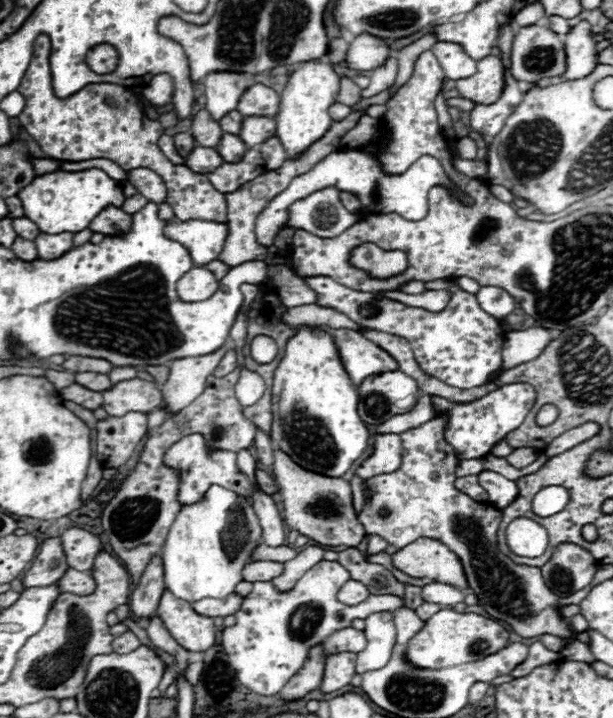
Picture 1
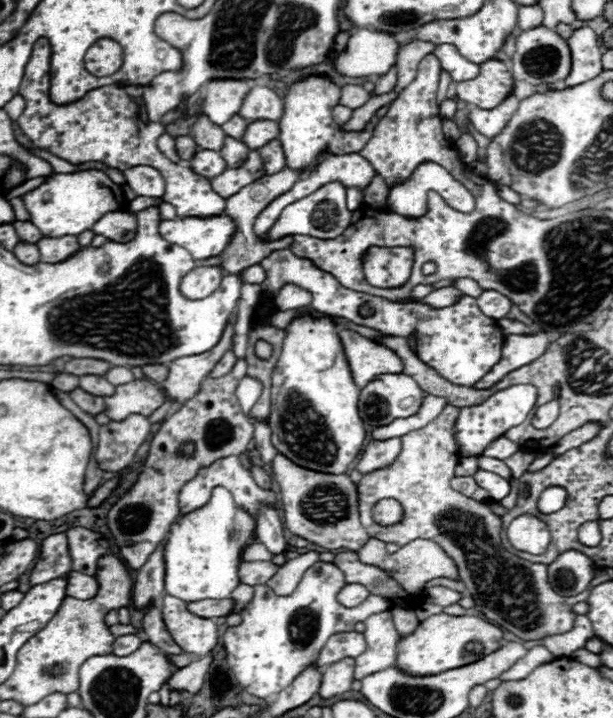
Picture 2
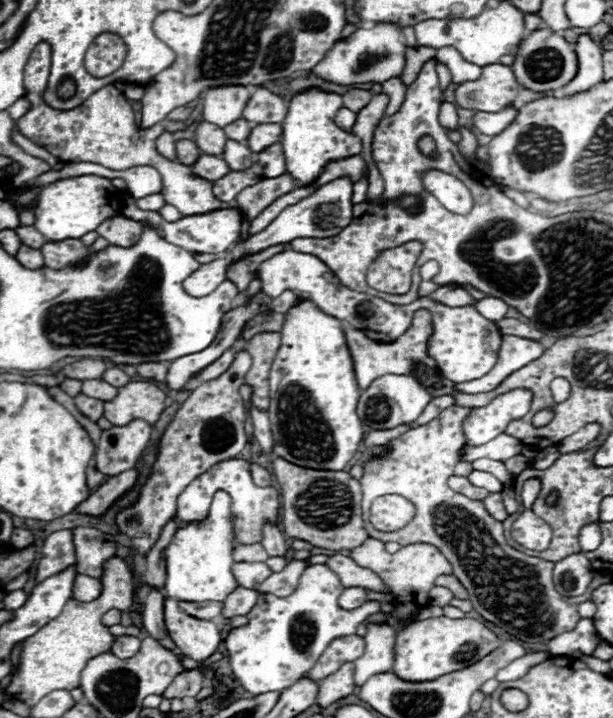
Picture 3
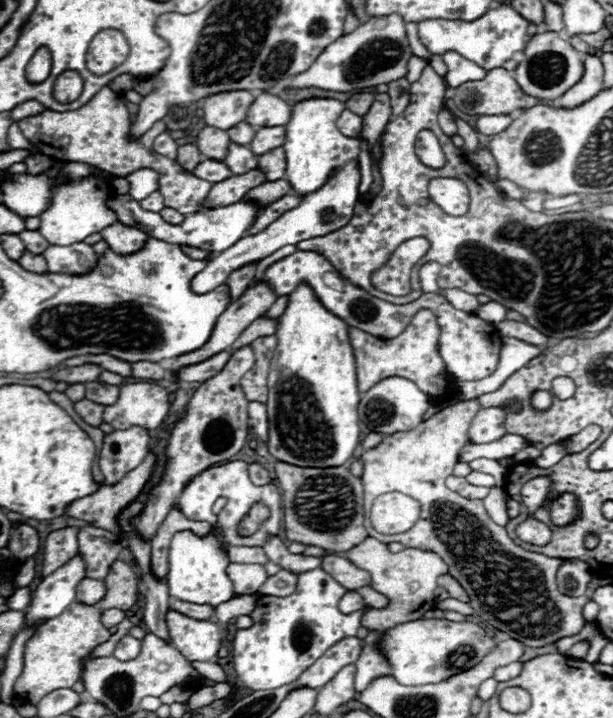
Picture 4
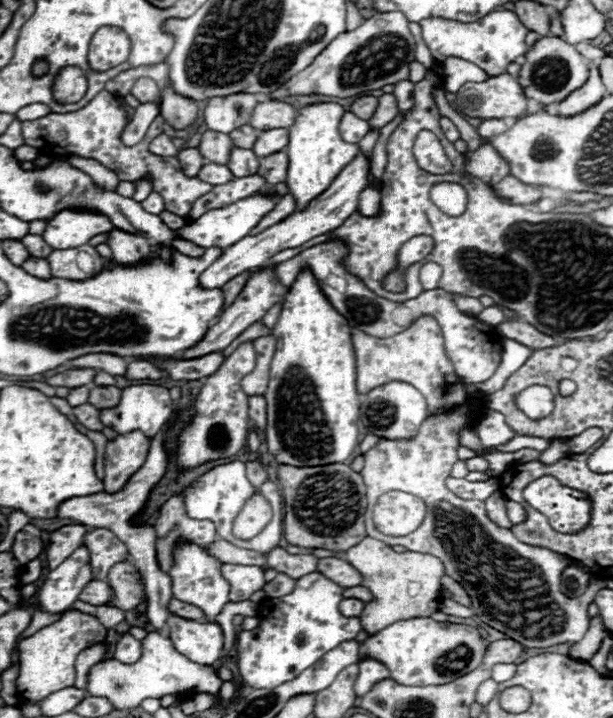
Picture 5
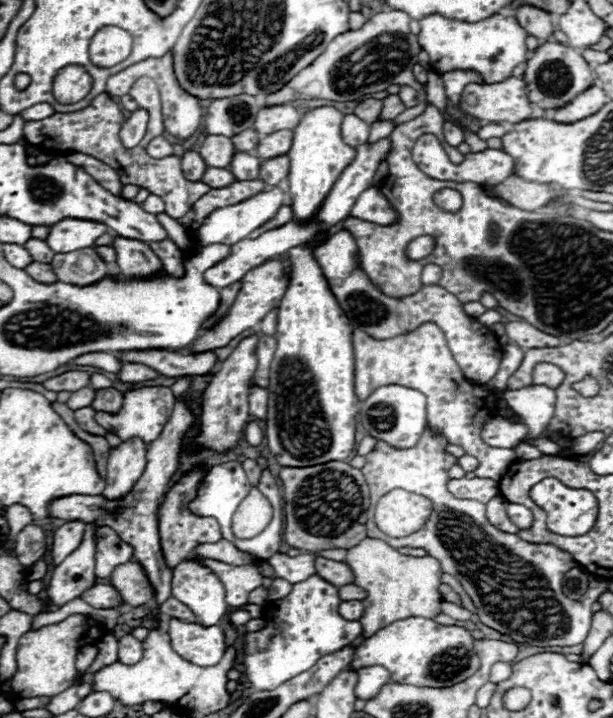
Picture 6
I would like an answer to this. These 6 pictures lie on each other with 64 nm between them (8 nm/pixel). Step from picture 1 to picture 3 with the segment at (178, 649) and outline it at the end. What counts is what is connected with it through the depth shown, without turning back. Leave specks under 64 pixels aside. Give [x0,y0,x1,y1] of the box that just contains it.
[142,588,176,650]

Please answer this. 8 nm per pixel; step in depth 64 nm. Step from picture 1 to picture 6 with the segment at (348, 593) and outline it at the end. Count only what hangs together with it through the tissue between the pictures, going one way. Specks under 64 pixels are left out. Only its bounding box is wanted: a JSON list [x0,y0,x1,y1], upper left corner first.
[338,600,364,620]

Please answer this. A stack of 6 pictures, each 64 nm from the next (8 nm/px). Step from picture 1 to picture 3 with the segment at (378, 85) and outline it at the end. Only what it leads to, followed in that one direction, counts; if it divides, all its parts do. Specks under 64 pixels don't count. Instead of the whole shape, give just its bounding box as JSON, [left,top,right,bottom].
[382,78,406,114]

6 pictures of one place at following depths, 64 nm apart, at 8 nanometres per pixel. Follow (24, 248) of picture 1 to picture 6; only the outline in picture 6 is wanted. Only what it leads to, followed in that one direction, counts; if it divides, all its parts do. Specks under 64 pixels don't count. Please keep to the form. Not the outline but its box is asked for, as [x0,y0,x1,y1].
[26,262,58,284]

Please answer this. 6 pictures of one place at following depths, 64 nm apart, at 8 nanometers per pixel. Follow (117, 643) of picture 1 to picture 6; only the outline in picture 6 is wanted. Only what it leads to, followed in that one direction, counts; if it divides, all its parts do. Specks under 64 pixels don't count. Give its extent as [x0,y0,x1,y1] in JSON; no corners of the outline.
[118,634,142,664]

